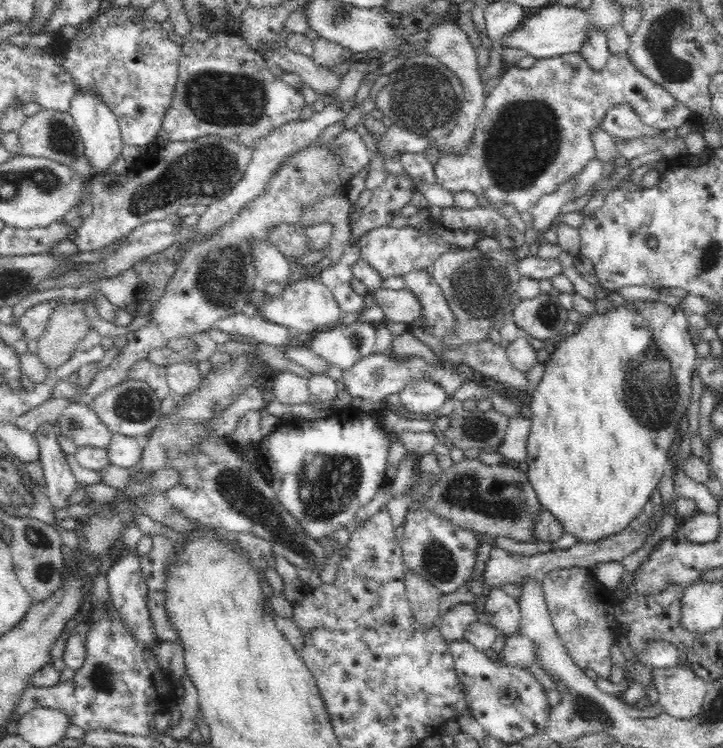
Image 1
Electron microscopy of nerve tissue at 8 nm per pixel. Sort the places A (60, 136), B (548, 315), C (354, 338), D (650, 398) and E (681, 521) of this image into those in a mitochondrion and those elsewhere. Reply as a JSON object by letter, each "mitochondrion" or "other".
{"A":"mitochondrion","B":"mitochondrion","C":"mitochondrion","D":"mitochondrion","E":"other"}

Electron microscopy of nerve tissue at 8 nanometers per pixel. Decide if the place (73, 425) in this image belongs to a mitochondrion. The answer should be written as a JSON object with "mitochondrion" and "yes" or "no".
{"mitochondrion":"yes"}

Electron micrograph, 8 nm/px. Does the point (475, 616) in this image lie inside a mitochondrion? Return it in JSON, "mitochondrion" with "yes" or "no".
{"mitochondrion":"no"}

